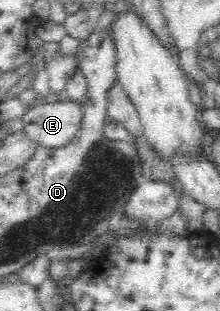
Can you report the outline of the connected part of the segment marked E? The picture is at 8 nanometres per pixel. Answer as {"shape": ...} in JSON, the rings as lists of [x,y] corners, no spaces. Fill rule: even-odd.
{"shape":[[[59,98],[58,102],[45,102],[39,104],[22,116],[22,131],[42,147],[59,148],[65,146],[77,134],[83,121],[83,108],[81,104],[69,99]]]}

